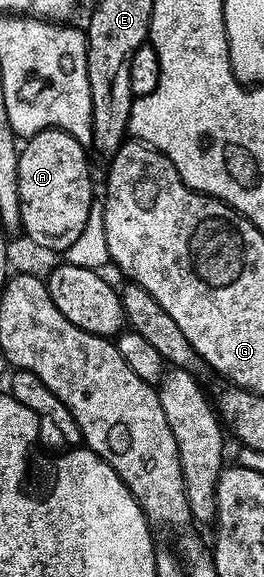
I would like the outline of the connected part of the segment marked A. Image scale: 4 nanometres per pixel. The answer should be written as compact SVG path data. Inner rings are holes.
M48 128L24 141L19 152L20 227L25 228L31 243L61 254L79 238L83 226L87 226L95 200L93 176L85 152L86 145L61 128Z

